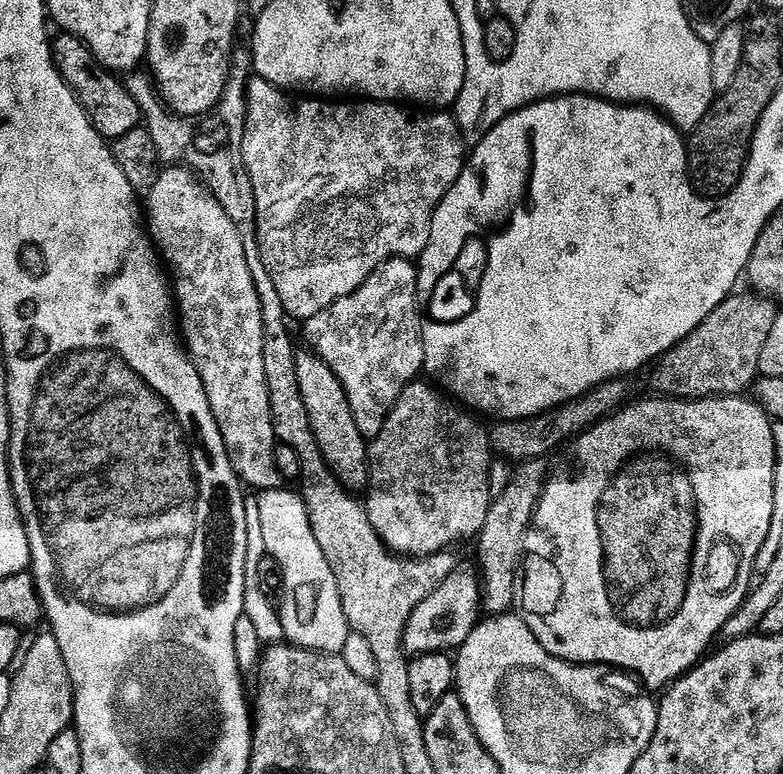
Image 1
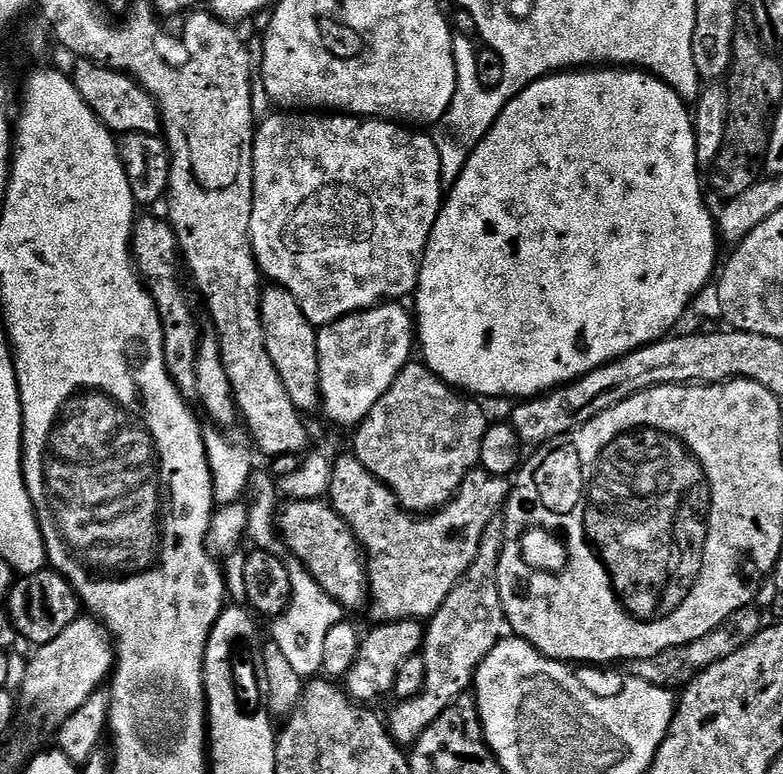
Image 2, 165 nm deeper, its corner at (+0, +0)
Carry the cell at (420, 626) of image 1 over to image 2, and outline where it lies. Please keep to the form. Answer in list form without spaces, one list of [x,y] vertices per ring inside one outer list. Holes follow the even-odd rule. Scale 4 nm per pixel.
[[[419,619],[397,620],[384,622],[373,630],[369,636],[365,635],[360,642],[360,653],[356,656],[356,662],[346,677],[346,691],[357,702],[372,702],[379,696],[391,693],[396,687],[396,676],[400,667],[411,656],[417,655],[424,647],[426,637],[425,625],[420,625]]]

